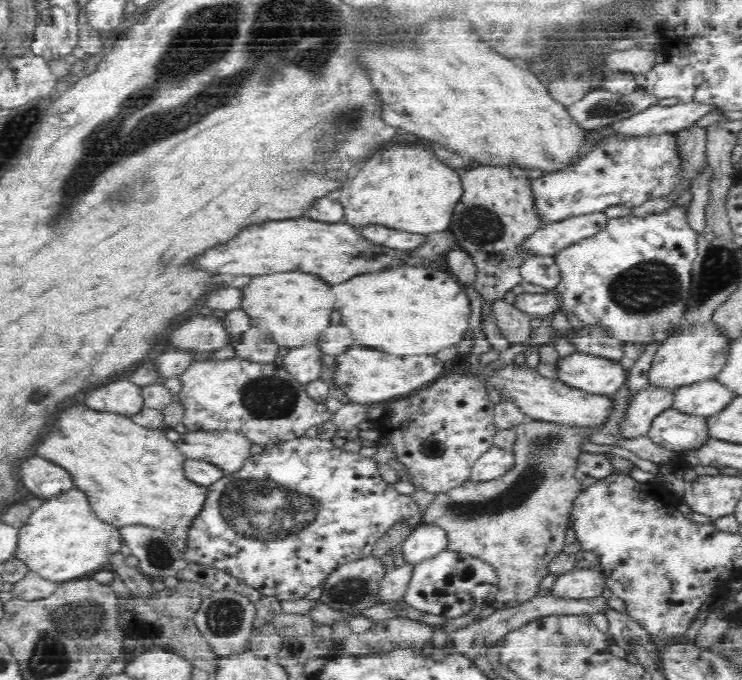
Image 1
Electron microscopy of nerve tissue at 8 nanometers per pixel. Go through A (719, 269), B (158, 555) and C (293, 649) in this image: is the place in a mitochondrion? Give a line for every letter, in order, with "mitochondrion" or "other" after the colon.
A: mitochondrion
B: mitochondrion
C: other

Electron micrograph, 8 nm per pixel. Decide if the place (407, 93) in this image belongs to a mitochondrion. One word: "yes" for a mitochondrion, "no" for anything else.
no

